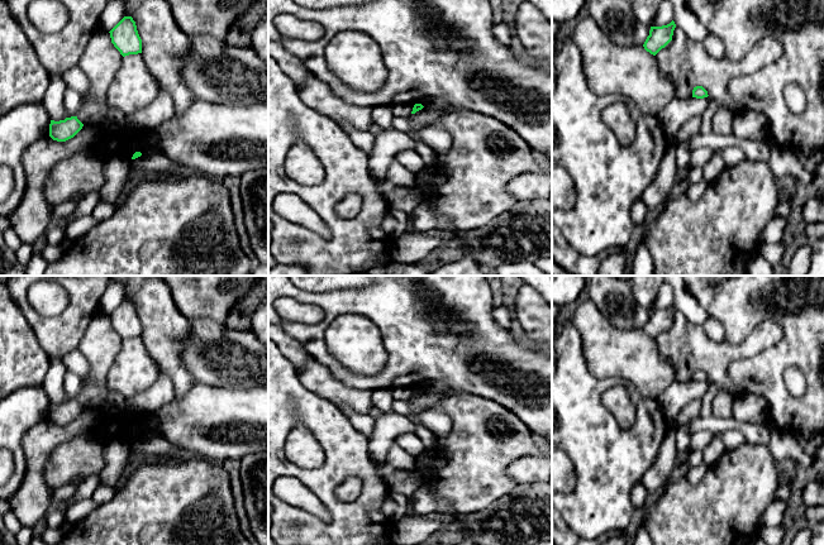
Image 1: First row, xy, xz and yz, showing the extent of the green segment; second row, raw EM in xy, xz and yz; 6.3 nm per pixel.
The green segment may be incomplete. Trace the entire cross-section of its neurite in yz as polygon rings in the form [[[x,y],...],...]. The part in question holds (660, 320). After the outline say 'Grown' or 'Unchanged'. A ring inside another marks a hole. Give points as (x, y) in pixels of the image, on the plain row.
[[[673,303],[667,309],[651,310],[649,319],[643,328],[644,333],[656,339],[672,324],[675,311],[676,307]]]. Unchanged

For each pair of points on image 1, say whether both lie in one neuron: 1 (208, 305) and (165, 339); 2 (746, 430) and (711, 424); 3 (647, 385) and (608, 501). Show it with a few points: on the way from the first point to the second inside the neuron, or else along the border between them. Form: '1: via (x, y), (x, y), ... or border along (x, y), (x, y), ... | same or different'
1: border along (172, 295), (174, 304), (191, 320) | different
2: via (737, 425), (720, 424) | same
3: border along (618, 378), (630, 382), (643, 395), (656, 400) | different

